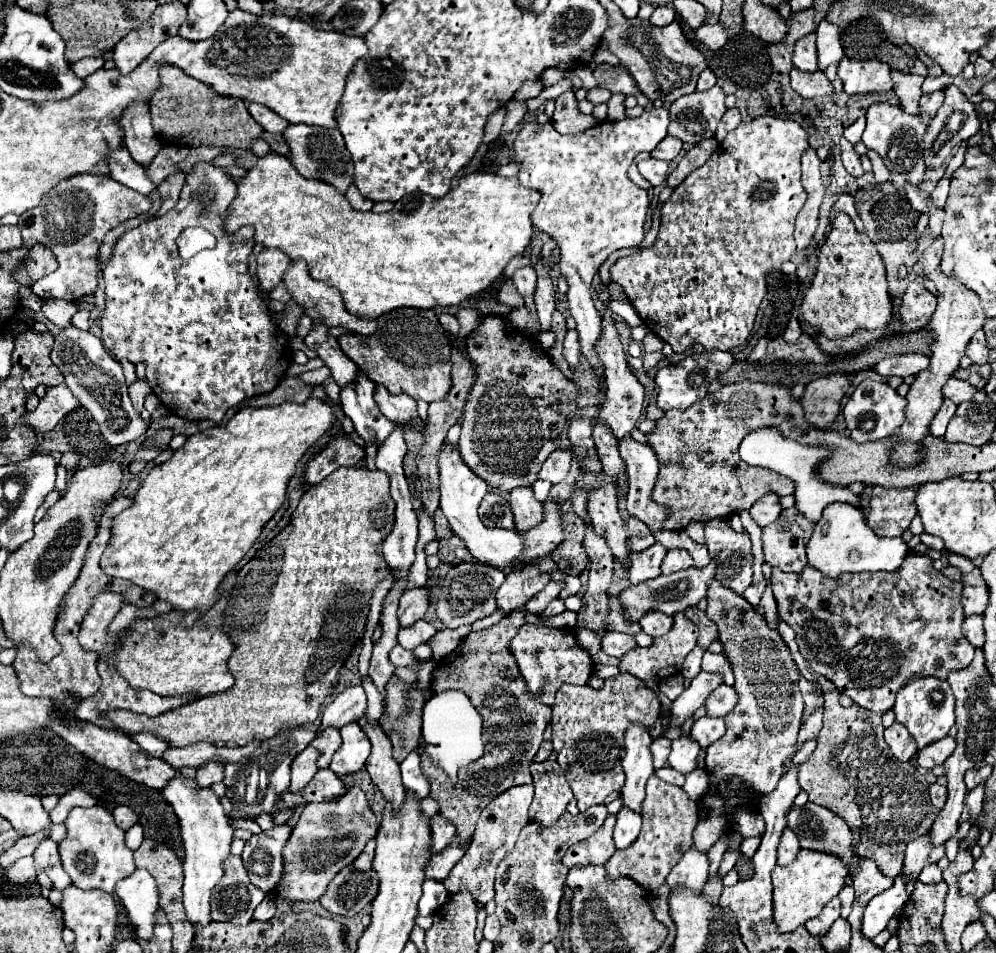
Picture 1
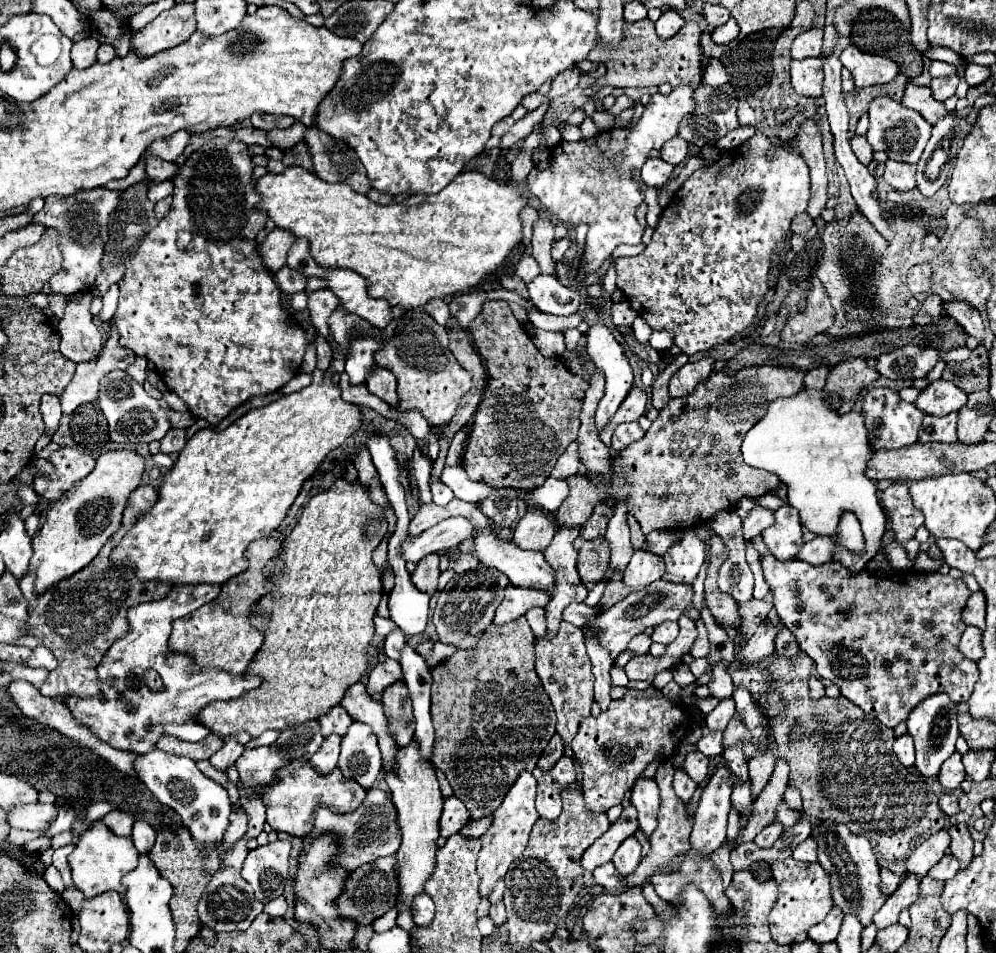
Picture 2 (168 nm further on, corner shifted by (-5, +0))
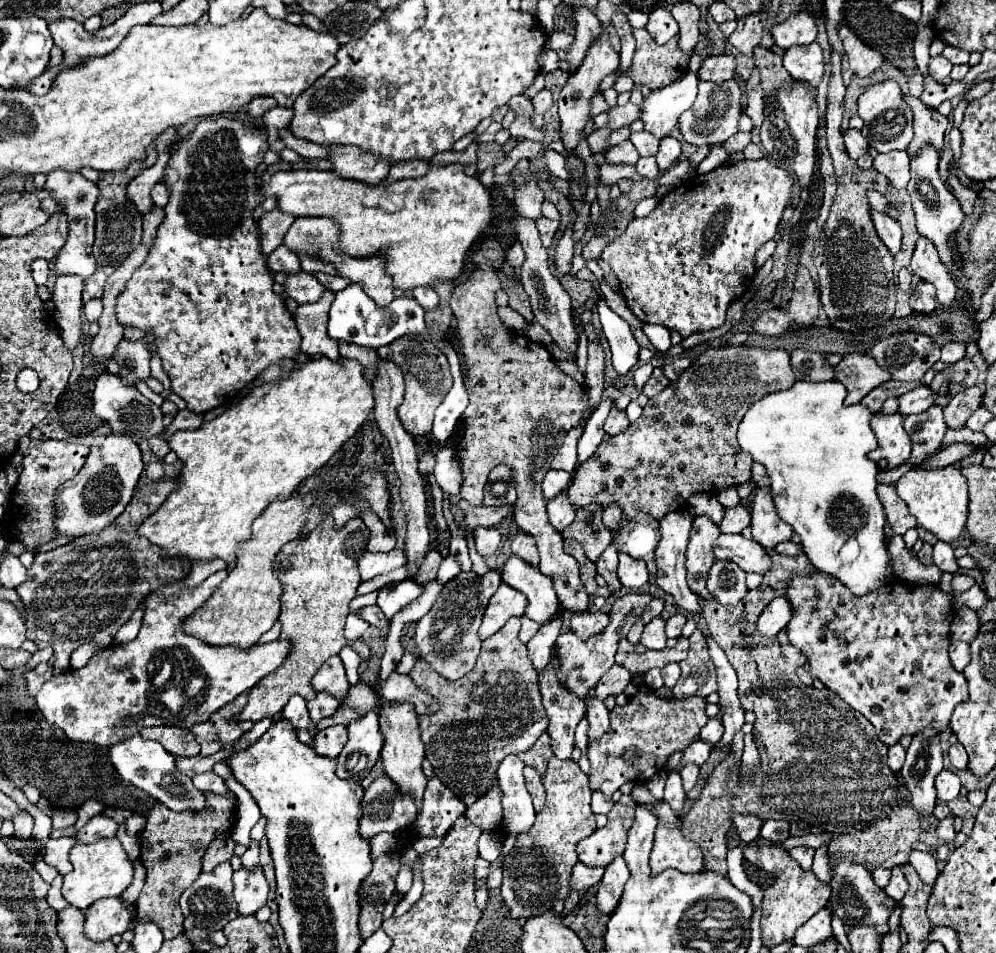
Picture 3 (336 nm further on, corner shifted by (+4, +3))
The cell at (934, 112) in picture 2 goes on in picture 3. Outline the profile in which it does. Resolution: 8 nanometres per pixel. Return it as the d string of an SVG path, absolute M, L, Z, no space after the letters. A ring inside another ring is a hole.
M904 97L904 101L914 111L914 137L906 147L906 153L910 155L910 159L914 159L926 145L930 145L938 153L942 153L948 119L944 115L940 115L938 111L928 109L918 97Z

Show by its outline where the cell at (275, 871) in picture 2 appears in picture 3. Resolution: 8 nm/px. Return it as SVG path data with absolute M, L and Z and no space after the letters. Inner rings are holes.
M242 867L240 871L234 873L234 901L236 901L236 913L242 917L256 915L256 911L266 905L268 883L262 869L246 871Z

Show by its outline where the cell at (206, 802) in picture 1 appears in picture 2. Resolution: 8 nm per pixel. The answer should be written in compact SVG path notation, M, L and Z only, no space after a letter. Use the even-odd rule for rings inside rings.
M155 748L149 754L141 754L135 762L135 770L159 802L173 808L181 816L183 824L191 832L193 844L199 850L221 852L221 846L225 844L225 832L229 826L229 814L233 810L227 790L221 784L207 778L191 758L165 754L159 748Z

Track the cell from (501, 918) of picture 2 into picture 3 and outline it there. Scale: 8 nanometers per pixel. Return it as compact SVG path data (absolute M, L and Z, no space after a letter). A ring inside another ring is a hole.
M494 861L494 863L490 863L490 875L488 875L486 883L490 889L494 889L500 885L500 881L502 881L502 867L498 861Z

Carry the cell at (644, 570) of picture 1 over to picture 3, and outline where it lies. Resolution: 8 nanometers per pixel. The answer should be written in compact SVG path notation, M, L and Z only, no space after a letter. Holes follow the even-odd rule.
M620 553L618 563L618 579L626 589L640 589L648 583L648 569L642 559L634 559L626 553Z

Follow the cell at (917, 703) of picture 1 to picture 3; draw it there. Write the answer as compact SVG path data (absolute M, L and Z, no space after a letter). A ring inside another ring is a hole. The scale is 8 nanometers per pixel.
M924 731L912 739L906 751L906 763L902 767L902 777L910 793L910 807L920 817L930 817L936 805L934 779L942 771L942 749L938 735L934 731Z

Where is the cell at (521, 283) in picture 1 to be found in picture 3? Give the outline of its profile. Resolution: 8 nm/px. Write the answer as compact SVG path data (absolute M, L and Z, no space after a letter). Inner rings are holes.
M514 243L514 245L508 249L506 259L508 259L508 263L510 263L514 269L518 269L518 267L522 265L522 261L524 261L524 251L522 251L520 243Z

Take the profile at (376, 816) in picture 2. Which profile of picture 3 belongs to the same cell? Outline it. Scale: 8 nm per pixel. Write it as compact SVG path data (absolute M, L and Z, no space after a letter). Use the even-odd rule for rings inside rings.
M382 775L372 781L372 785L364 793L362 801L364 817L360 821L360 833L364 837L374 837L380 831L396 833L416 821L416 803L408 793L400 793L396 783Z

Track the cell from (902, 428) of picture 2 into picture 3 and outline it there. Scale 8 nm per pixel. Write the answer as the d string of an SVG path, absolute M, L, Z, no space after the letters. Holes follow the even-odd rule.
M874 413L872 417L872 431L878 439L878 447L868 453L880 471L890 471L904 465L910 459L912 441L902 425L904 417L900 413L894 415L880 415Z

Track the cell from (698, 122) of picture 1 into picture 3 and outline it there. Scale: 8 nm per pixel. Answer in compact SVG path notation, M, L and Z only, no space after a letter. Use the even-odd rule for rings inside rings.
M734 79L728 83L712 83L712 81L700 81L698 83L698 97L694 105L680 115L680 131L684 135L686 143L692 145L720 145L726 139L730 139L734 133L738 133L738 119L742 115L742 91Z

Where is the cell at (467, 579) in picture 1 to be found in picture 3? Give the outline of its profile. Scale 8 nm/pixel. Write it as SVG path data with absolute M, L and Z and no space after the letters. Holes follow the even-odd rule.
M472 571L460 573L458 577L454 577L444 585L438 601L416 623L414 641L418 647L418 657L430 663L434 671L438 671L444 679L456 681L472 671L482 645L478 637L478 627L482 623L484 609L500 583L502 577L498 571L490 571L484 577L478 577Z

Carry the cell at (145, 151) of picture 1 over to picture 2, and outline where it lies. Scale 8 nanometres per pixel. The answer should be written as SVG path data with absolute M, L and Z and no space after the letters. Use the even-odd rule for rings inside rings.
M147 156L147 166L145 166L145 172L151 180L155 182L161 182L161 180L169 180L173 174L175 174L177 166L173 162L167 162L167 160L161 160L157 156Z

